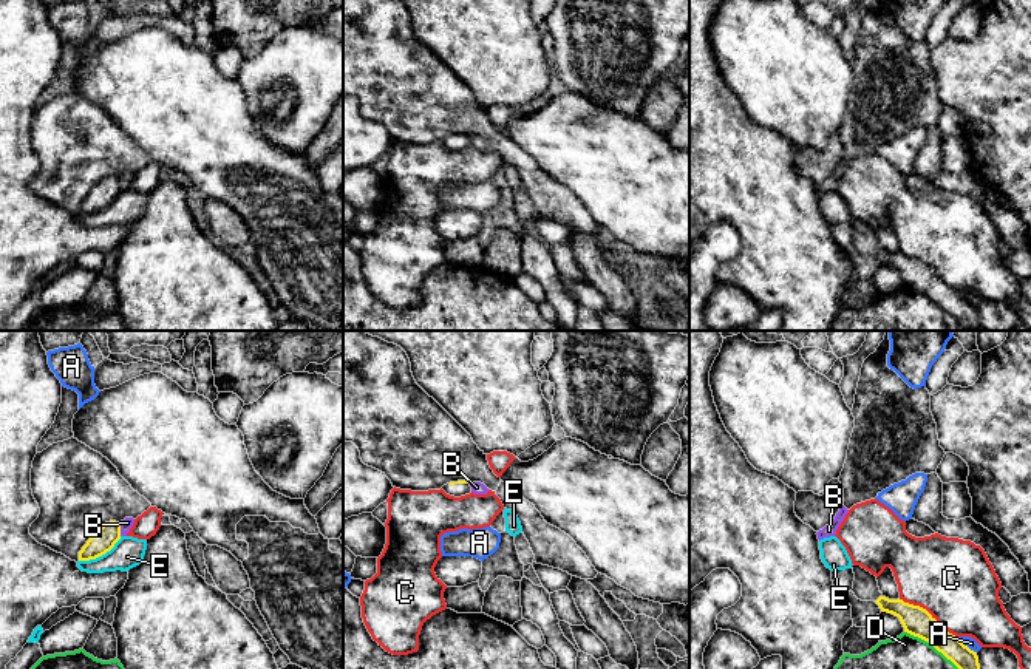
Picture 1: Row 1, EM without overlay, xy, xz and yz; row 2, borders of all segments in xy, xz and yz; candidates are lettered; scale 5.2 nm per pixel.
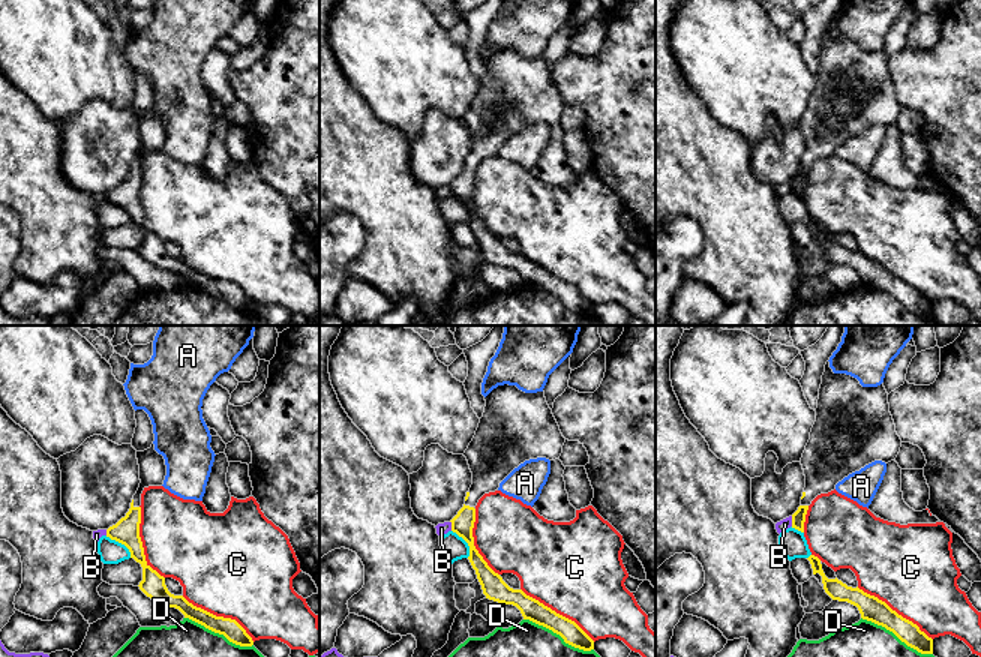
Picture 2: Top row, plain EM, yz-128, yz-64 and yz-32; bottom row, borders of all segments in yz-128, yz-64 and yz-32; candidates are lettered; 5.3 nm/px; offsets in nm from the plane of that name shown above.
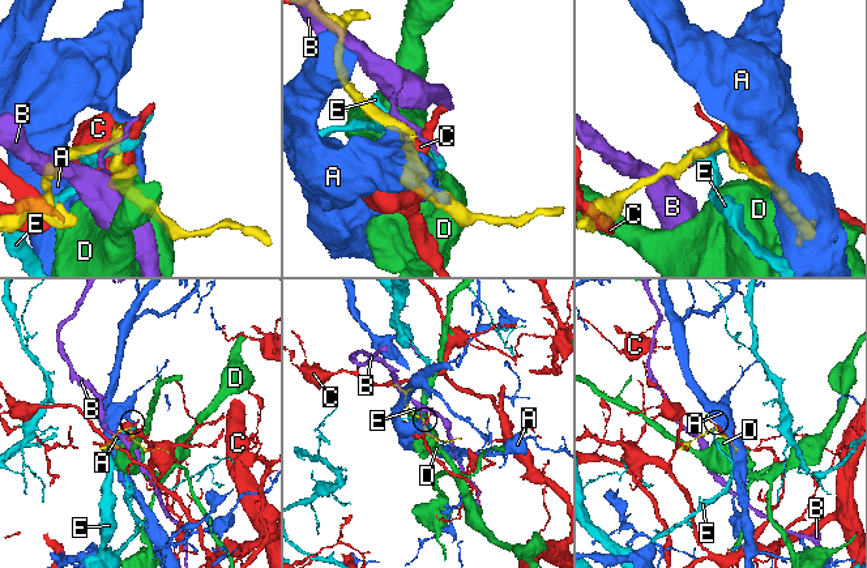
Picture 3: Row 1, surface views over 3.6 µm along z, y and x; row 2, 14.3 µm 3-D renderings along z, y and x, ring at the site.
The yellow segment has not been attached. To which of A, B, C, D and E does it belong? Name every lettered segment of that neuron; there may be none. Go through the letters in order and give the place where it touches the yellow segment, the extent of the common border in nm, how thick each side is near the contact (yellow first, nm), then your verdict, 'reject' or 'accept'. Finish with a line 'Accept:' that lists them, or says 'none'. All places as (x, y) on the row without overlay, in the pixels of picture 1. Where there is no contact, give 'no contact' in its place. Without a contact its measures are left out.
A: contact yz (966, 300); length 130 nm; calibres 130 and 60 nm; reject
B: contact xy (119, 183); length 70 nm; calibres 120 and 60 nm; reject
C: contact yz (926, 264); length 380 nm; calibres 150 and 420 nm; reject
D: contact yz (939, 305); length 420 nm; calibres 150 and 400 nm; reject
E: contact xy (101, 209); length 260 nm; calibres 120 and 160 nm; reject
Accept: none

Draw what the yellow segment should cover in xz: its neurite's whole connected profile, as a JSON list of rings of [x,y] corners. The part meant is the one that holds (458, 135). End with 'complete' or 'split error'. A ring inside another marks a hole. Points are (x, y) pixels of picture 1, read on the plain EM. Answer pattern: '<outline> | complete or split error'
[[[465,134],[450,136],[450,138],[444,139],[442,144],[447,148],[454,150],[454,151],[461,151],[461,150],[471,147],[471,141]]] | split error

